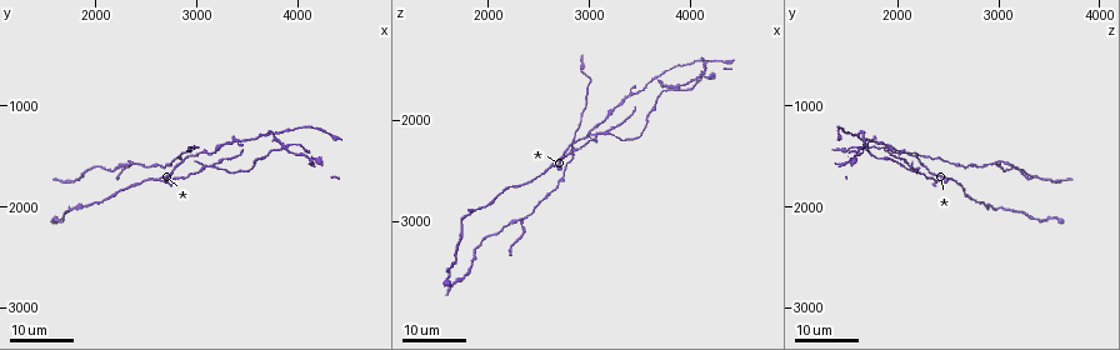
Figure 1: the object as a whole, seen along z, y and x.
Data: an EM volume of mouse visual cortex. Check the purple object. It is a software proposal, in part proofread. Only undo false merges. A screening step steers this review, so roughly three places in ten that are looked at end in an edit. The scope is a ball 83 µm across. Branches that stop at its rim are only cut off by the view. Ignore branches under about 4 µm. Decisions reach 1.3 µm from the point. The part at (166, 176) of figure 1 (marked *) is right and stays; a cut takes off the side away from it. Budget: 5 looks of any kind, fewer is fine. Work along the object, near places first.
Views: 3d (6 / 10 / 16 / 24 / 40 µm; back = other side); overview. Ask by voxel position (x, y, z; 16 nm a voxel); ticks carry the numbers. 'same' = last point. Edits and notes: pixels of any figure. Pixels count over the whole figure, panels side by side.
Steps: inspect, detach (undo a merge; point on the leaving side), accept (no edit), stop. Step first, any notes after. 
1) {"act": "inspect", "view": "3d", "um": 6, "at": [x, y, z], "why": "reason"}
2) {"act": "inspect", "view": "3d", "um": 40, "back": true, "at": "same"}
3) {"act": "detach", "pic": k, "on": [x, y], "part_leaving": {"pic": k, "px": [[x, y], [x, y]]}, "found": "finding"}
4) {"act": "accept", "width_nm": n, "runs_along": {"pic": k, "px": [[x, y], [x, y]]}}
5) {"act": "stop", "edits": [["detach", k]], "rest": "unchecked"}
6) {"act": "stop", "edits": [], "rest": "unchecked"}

{"act": "inspect", "view": "3d", "um": 16, "at": [2640, 1580, 2700], "why": "calibre changes"}

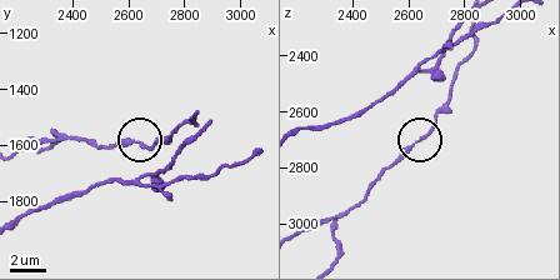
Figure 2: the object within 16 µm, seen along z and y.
{"act": "inspect", "view": "3d", "um": 6, "at": [2640, 1600, 2690]}

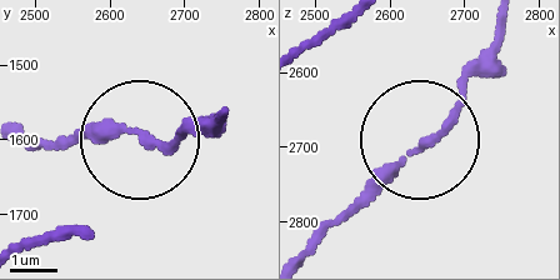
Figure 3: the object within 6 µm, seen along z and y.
{"act": "accept", "runs_along": {"pic": 3, "px": [[498, 29], [454, 113], [303, 251]]}, "found": "one neuron here"}

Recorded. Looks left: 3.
{"act": "inspect", "view": "3d", "um": 24, "at": [2620, 1740, 2480]}

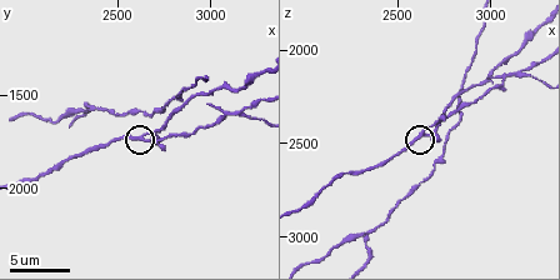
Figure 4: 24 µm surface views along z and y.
{"act": "inspect", "view": "3d", "um": 6, "at": [2640, 1740, 2440]}

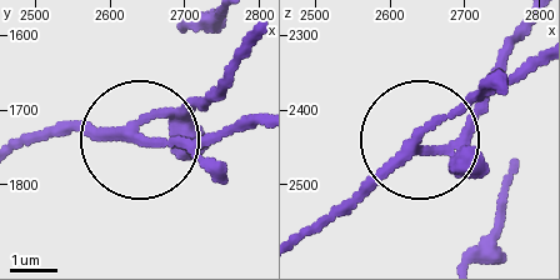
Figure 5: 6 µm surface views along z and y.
{"act": "accept", "runs_along": {"pic": 5, "px": [[181, 113], [126, 136], [46, 136]]}, "found": "continuous, no second neuron"}

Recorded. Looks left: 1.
{"act": "stop", "edits": [], "rest": "unchecked"}

